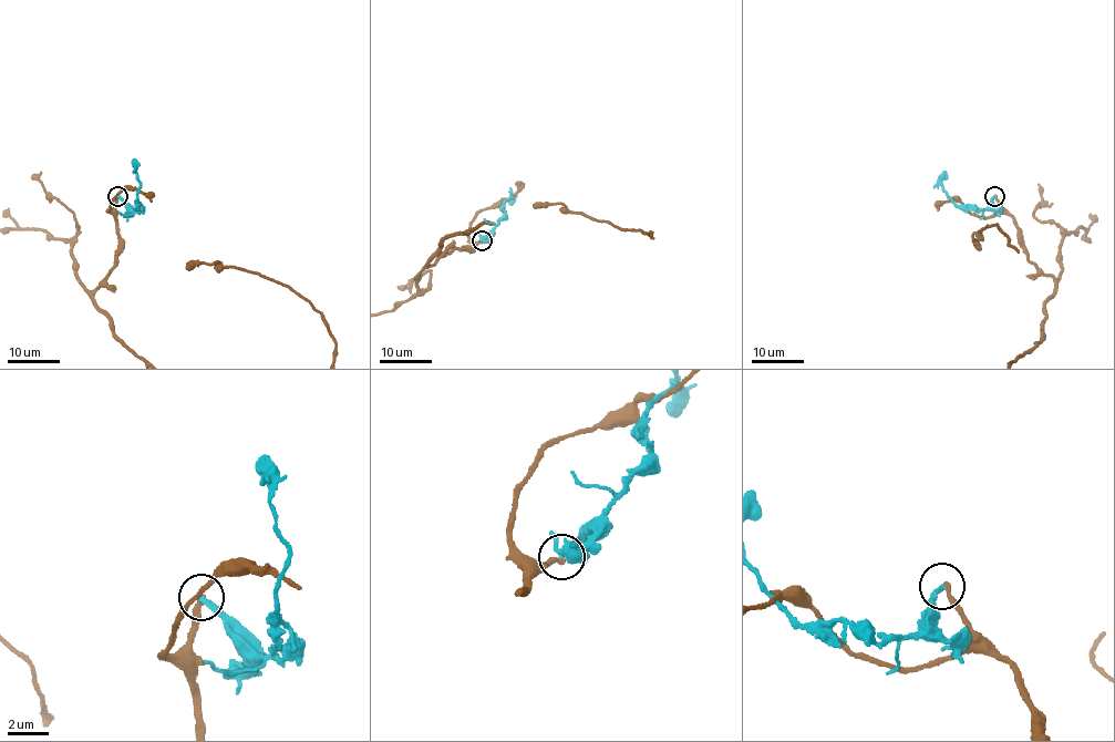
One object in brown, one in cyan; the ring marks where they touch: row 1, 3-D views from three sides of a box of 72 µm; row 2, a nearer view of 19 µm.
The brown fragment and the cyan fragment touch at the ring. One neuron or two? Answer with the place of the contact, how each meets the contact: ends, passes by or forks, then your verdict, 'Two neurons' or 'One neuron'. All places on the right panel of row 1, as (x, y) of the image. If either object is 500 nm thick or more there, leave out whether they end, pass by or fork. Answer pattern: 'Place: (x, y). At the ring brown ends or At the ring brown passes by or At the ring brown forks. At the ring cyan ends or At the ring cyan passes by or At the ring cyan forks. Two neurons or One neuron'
Place: (994, 196). At the ring brown ends. At the ring cyan ends. Two neurons

